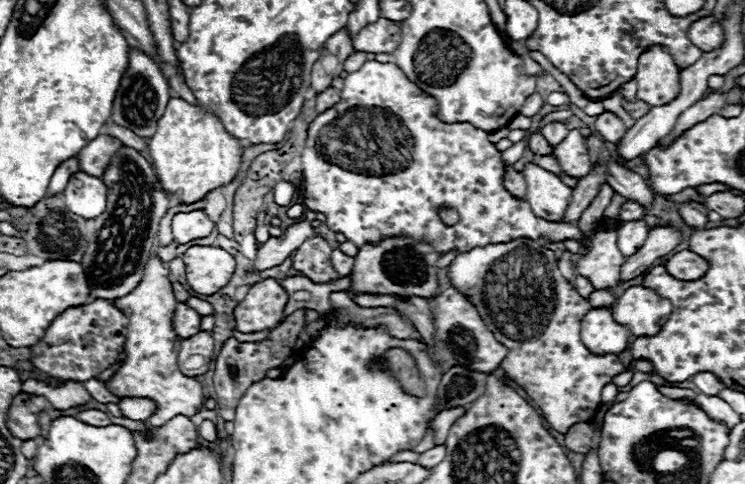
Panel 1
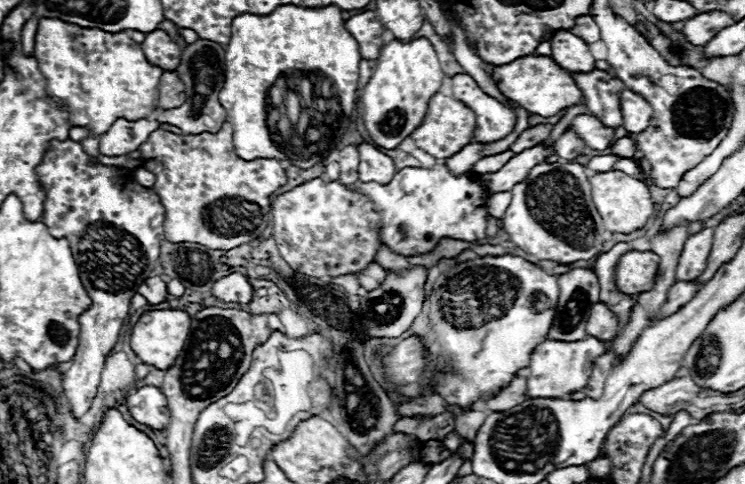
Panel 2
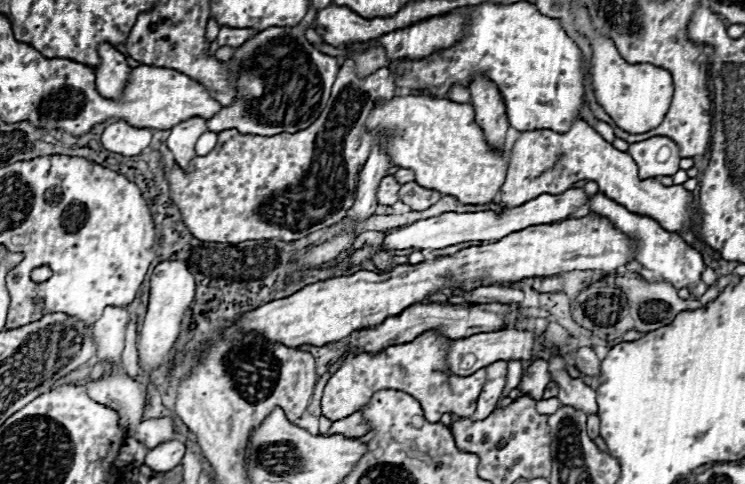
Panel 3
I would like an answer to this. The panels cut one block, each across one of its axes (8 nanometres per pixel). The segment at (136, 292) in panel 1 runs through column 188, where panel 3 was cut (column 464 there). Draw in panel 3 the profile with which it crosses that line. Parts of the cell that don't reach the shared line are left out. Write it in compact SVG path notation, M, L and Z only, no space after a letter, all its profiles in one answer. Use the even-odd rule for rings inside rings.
M424 332L416 340L408 344L396 344L388 346L376 354L356 354L348 356L342 366L332 374L324 388L322 396L322 414L336 422L342 420L350 414L354 414L358 408L368 404L370 396L378 390L400 390L410 396L414 396L426 414L426 420L436 424L440 422L440 416L446 412L458 414L458 416L472 416L476 410L476 400L480 396L480 390L486 382L486 368L480 368L472 376L458 378L458 388L450 388L450 374L442 366L446 348L448 348L448 338L442 334L434 332Z

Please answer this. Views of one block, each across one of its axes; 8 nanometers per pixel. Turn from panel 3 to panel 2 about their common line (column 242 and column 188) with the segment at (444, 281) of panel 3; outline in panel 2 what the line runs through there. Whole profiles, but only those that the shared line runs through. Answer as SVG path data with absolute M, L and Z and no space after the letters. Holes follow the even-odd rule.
M150 310L150 312L144 312L132 328L130 346L132 346L134 354L142 358L144 364L150 364L158 370L166 370L176 362L180 350L184 348L184 340L190 332L190 322L192 322L192 318L184 310Z

